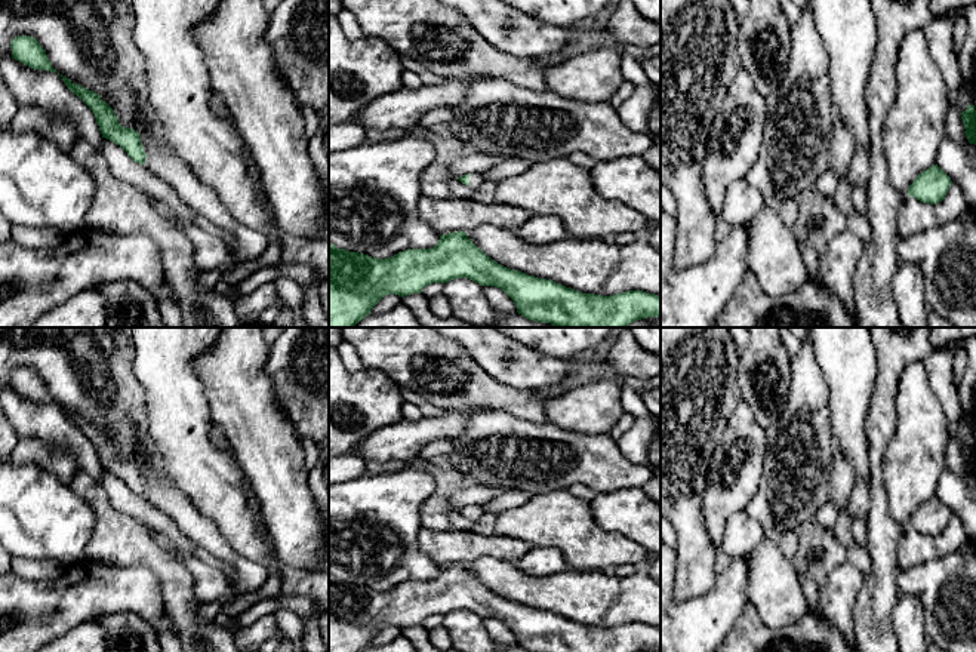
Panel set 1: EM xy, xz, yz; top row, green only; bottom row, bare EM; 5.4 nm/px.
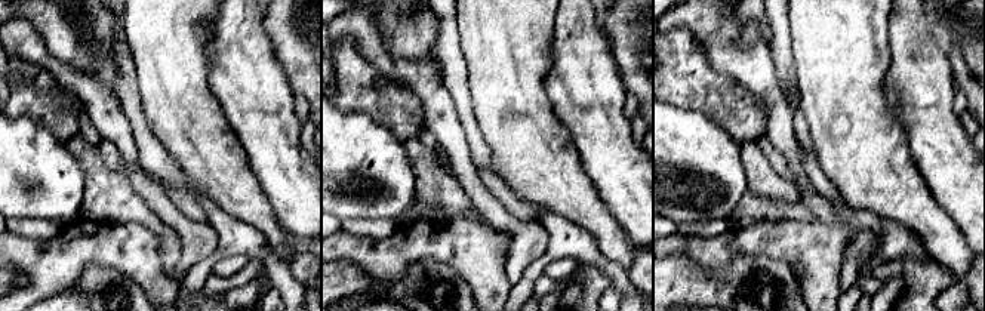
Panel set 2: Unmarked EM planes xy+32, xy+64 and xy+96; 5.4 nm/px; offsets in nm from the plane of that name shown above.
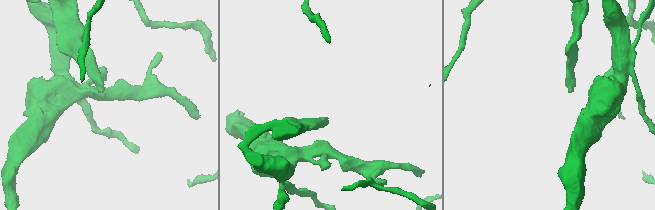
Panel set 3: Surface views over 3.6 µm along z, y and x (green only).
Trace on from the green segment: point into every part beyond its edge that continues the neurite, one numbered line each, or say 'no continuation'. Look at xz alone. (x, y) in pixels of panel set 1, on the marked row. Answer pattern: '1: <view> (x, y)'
1: xz (476, 180)

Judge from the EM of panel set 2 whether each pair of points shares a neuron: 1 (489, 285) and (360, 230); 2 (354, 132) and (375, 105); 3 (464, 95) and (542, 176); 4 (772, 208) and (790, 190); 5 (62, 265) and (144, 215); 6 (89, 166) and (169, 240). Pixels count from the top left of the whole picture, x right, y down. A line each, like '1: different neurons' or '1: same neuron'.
1: different neurons
2: different neurons
3: different neurons
4: different neurons
5: different neurons
6: same neuron

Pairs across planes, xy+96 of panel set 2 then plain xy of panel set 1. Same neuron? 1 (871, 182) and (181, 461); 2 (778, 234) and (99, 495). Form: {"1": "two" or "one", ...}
{"1": "one", "2": "two"}

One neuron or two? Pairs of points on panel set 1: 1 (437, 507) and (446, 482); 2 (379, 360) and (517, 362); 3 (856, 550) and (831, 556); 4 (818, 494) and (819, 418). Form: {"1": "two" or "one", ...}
{"1": "one", "2": "two", "3": "two", "4": "one"}

